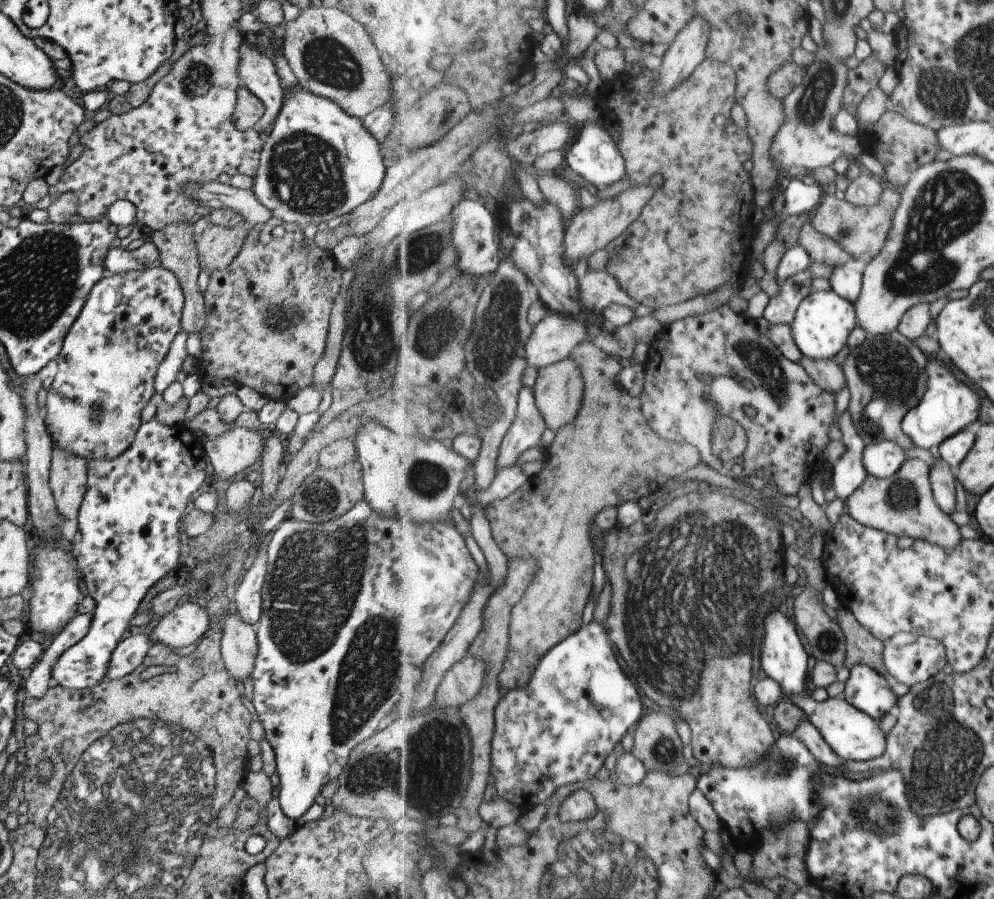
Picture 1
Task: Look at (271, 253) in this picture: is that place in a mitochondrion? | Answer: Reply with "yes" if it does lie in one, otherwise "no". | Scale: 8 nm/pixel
no

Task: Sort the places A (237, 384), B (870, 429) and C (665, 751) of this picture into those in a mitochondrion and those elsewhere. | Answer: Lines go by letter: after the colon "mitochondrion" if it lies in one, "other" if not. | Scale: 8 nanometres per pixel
A: other
B: mitochondrion
C: mitochondrion

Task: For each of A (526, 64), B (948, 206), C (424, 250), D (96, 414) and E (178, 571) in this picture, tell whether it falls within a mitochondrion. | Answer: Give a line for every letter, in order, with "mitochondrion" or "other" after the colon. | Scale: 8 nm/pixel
A: other
B: mitochondrion
C: mitochondrion
D: mitochondrion
E: other

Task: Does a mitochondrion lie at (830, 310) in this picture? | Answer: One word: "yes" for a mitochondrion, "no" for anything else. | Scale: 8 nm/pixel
no

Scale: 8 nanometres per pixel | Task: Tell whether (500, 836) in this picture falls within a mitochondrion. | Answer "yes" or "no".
no

